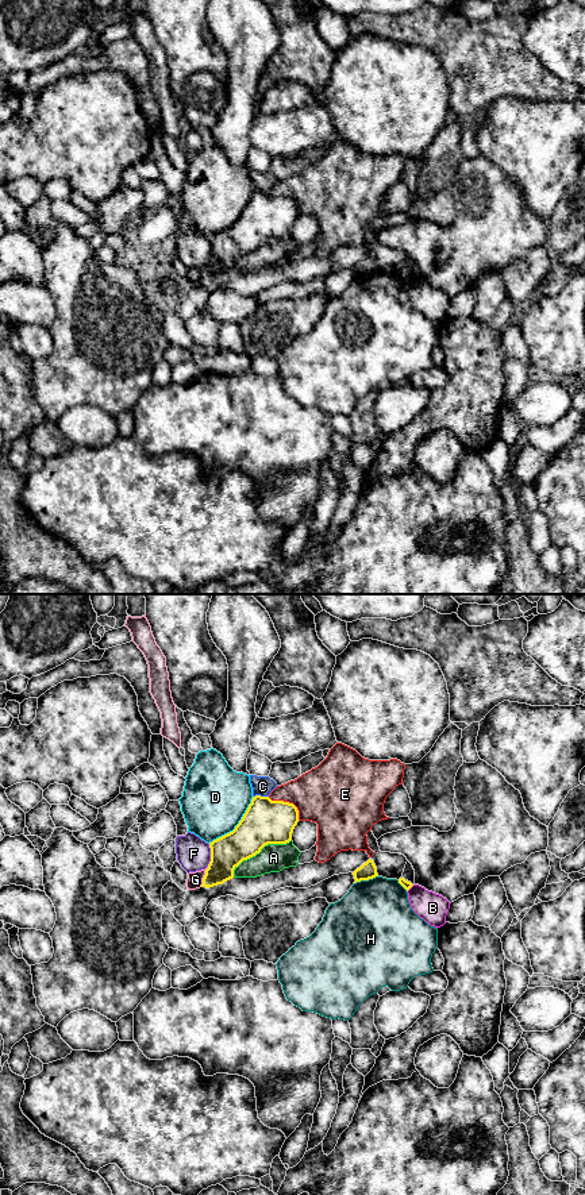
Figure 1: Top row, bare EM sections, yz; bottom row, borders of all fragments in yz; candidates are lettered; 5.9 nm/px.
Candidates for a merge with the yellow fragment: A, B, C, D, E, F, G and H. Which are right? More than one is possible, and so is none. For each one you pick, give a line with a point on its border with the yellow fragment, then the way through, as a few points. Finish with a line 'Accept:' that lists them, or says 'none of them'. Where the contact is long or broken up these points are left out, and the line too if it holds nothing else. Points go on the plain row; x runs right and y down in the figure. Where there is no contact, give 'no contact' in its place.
Accept: none of them

